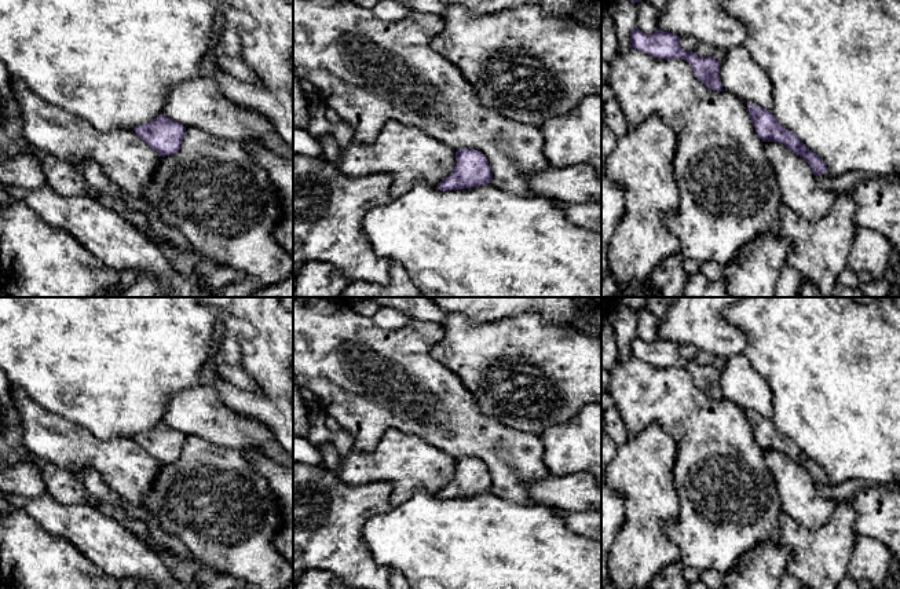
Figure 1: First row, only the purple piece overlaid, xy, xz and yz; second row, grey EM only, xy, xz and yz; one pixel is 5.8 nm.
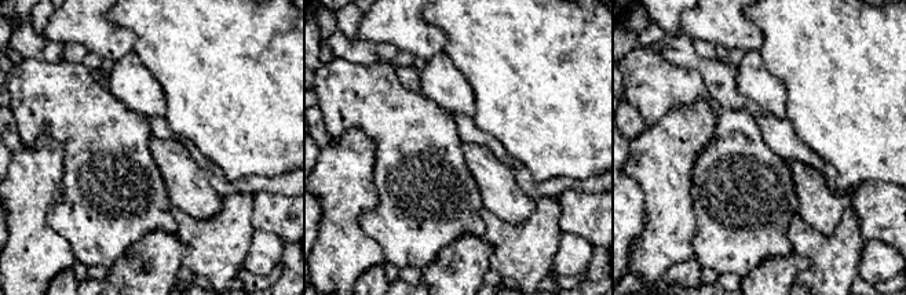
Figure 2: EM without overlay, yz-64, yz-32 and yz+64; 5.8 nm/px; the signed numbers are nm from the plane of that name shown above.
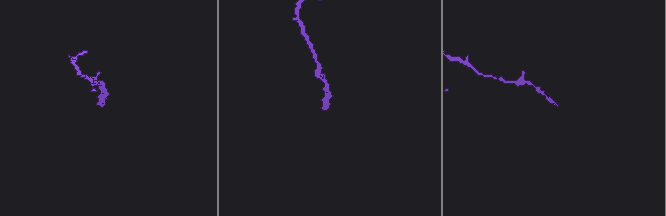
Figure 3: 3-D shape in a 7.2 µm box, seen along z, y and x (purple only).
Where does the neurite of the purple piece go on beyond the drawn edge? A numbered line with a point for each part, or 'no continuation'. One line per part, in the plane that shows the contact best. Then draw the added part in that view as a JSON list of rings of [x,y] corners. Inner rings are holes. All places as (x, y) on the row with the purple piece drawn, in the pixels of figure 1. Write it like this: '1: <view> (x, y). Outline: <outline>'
1: yz (845, 182). Outline: [[[824,172],[815,178],[816,178],[817,184],[822,189],[828,190],[834,194],[838,194],[838,193],[849,191],[856,183],[859,183],[866,176],[868,176],[868,175],[863,173],[863,172],[848,172],[848,173],[844,173],[838,178],[835,178],[835,176],[830,175],[828,172]]]

